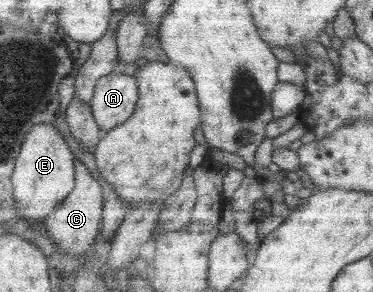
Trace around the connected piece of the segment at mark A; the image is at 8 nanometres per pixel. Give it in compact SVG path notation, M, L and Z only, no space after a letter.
M114 70L95 82L88 101L91 117L104 133L125 122L135 109L137 83L133 76Z

